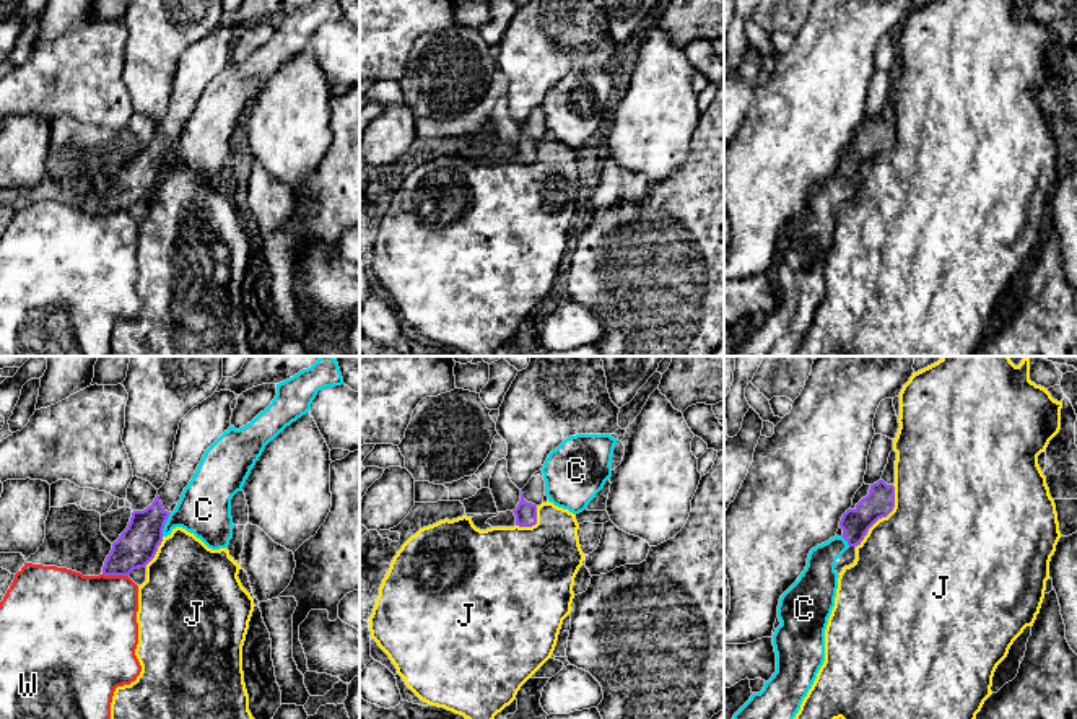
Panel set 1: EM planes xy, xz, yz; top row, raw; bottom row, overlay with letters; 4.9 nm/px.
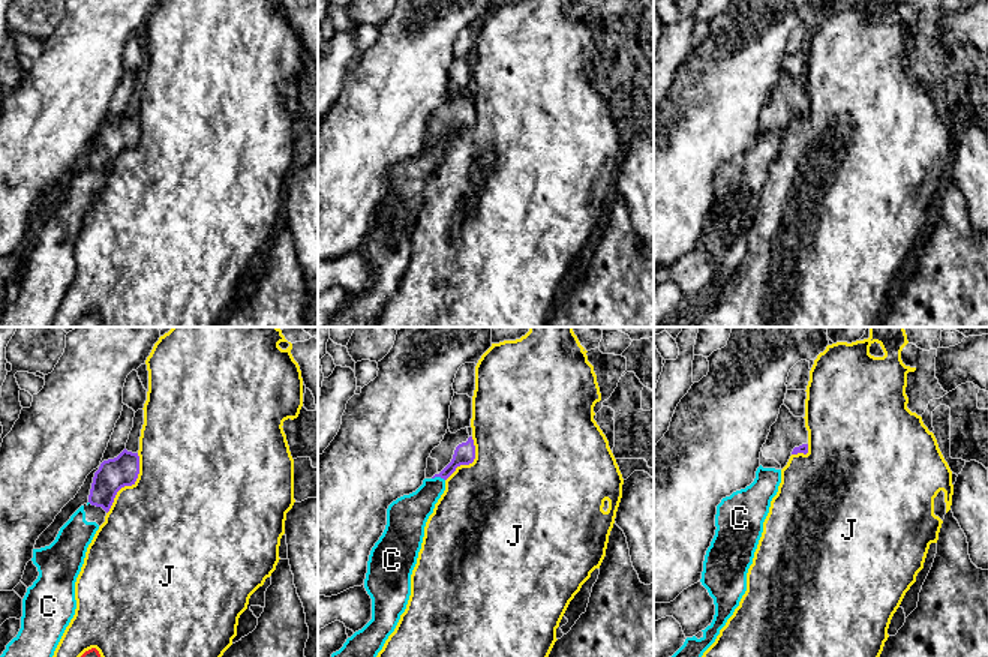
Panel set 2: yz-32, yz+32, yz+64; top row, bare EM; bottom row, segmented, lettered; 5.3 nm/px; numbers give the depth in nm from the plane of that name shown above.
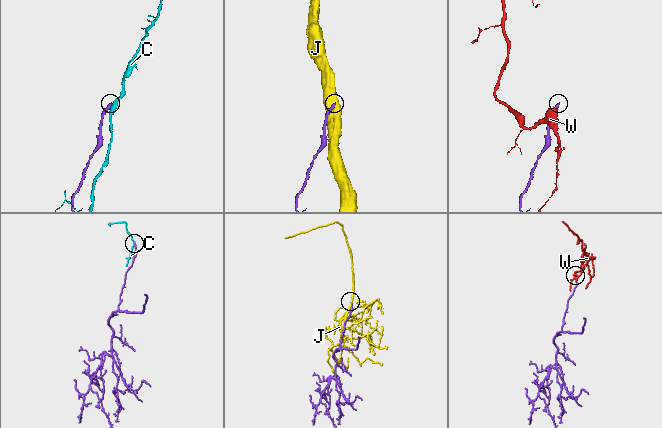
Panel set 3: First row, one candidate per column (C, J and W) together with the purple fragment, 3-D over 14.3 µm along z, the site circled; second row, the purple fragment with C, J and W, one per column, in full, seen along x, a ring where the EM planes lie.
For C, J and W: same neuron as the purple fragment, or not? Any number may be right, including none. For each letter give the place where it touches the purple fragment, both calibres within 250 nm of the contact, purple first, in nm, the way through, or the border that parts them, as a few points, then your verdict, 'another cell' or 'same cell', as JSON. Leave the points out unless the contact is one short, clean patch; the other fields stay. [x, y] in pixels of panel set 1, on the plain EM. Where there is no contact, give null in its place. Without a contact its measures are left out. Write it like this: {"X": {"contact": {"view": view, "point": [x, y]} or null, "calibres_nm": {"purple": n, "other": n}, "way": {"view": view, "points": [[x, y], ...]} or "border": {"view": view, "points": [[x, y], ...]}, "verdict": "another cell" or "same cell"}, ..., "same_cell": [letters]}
{"C": {"contact": {"view": "xy", "point": [165, 158]}, "calibres_nm": {"purple": 200, "other": 260}, "border": {"view": "xy", "points": [[171, 148], [161, 171]]}, "verdict": "another cell"}, "J": {"contact": {"view": "yz", "point": [884, 152]}, "calibres_nm": {"purple": 150, "other": 480}, "verdict": "another cell"}, "W": {"contact": {"view": "xy", "point": [116, 210]}, "calibres_nm": {"purple": 200, "other": 440}, "verdict": "another cell"}, "same_cell": []}

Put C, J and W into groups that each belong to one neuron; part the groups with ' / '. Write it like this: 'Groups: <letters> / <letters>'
Groups: C / J / W

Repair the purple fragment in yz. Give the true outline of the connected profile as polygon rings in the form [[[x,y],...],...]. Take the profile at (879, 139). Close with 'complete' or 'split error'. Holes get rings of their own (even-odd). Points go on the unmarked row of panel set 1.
[[[879,115],[856,127],[852,142],[843,150],[839,163],[843,174],[849,182],[857,182],[869,164],[882,153],[887,153],[895,143],[895,122]]]; split error

